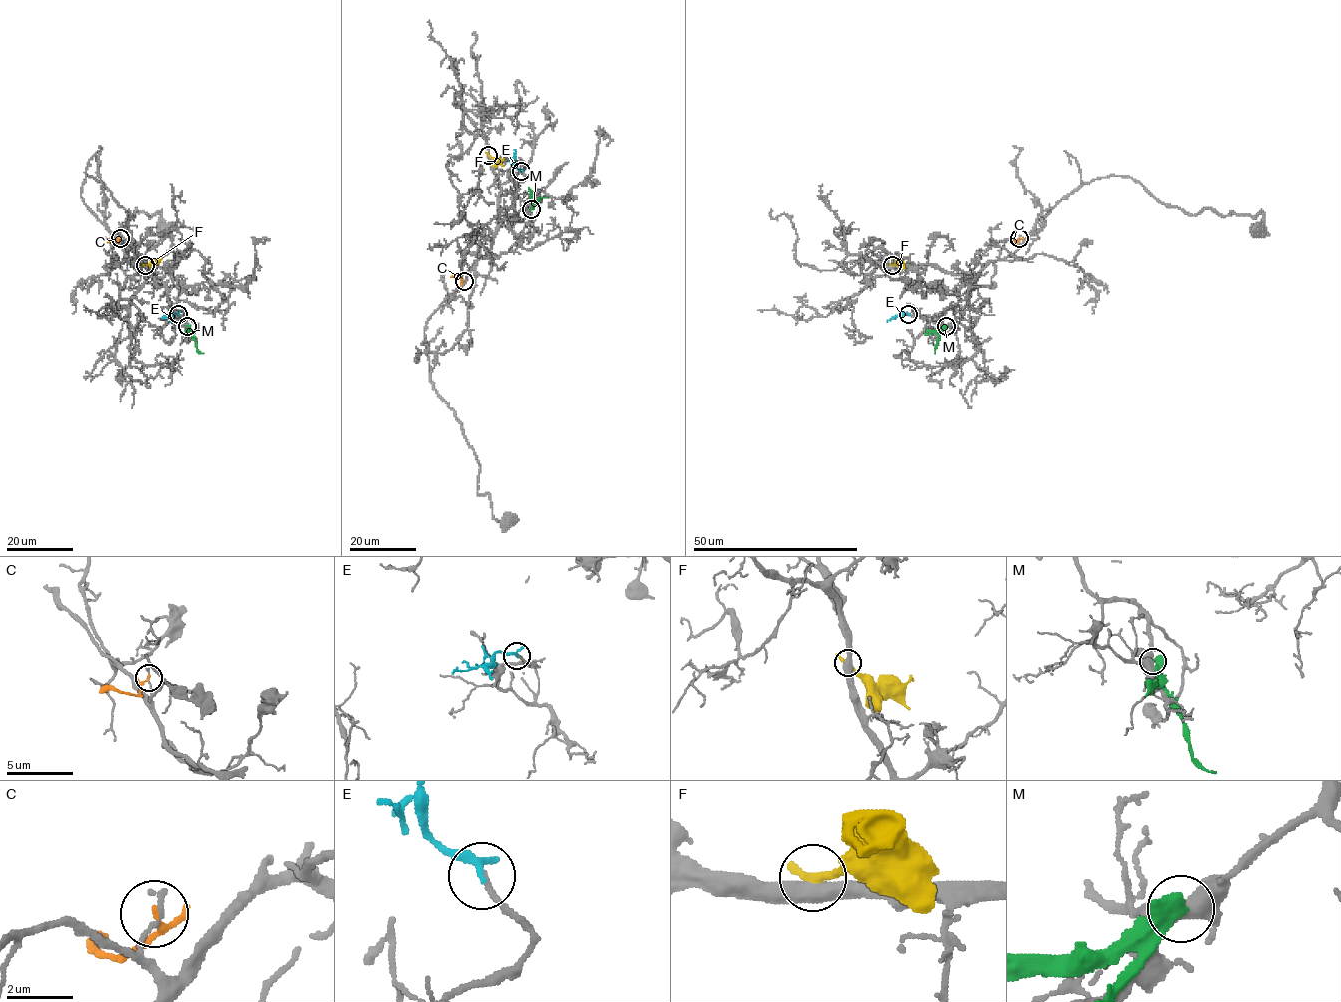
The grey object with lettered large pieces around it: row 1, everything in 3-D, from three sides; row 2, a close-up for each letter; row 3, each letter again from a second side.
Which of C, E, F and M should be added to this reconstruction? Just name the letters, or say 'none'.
E

